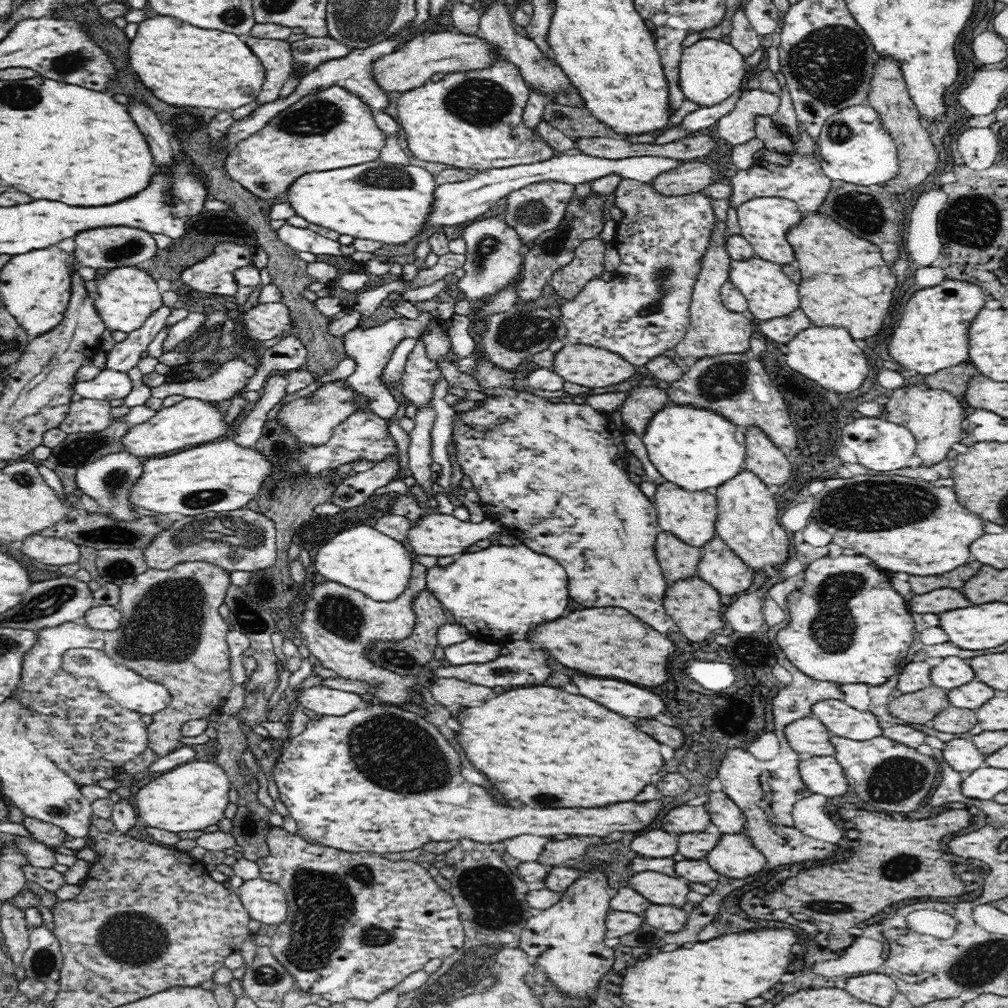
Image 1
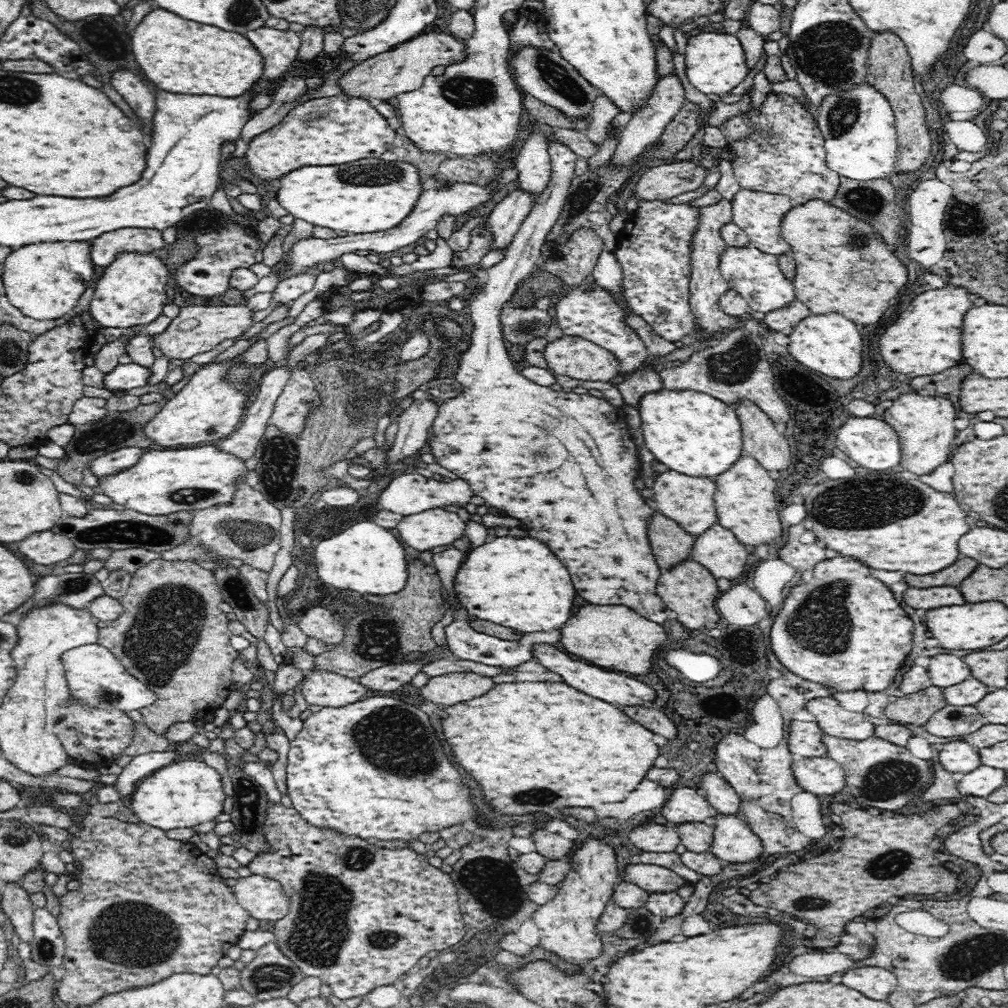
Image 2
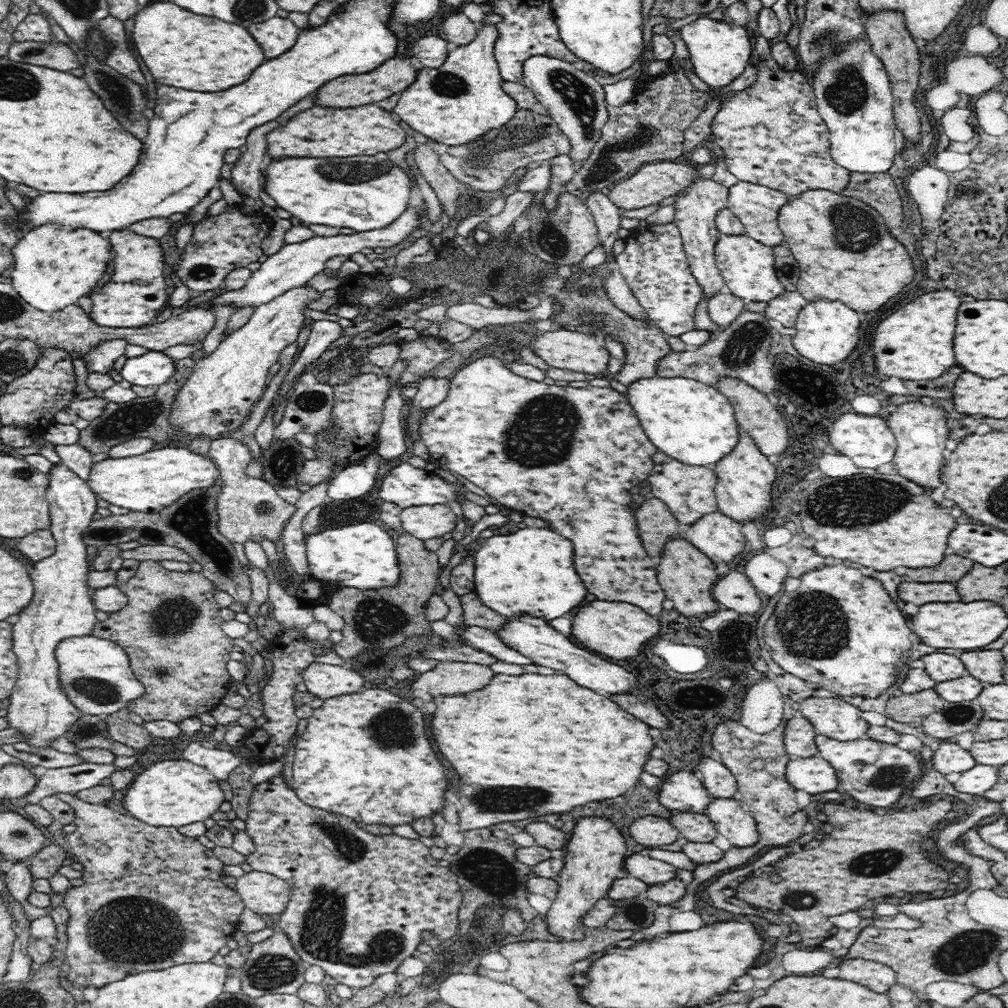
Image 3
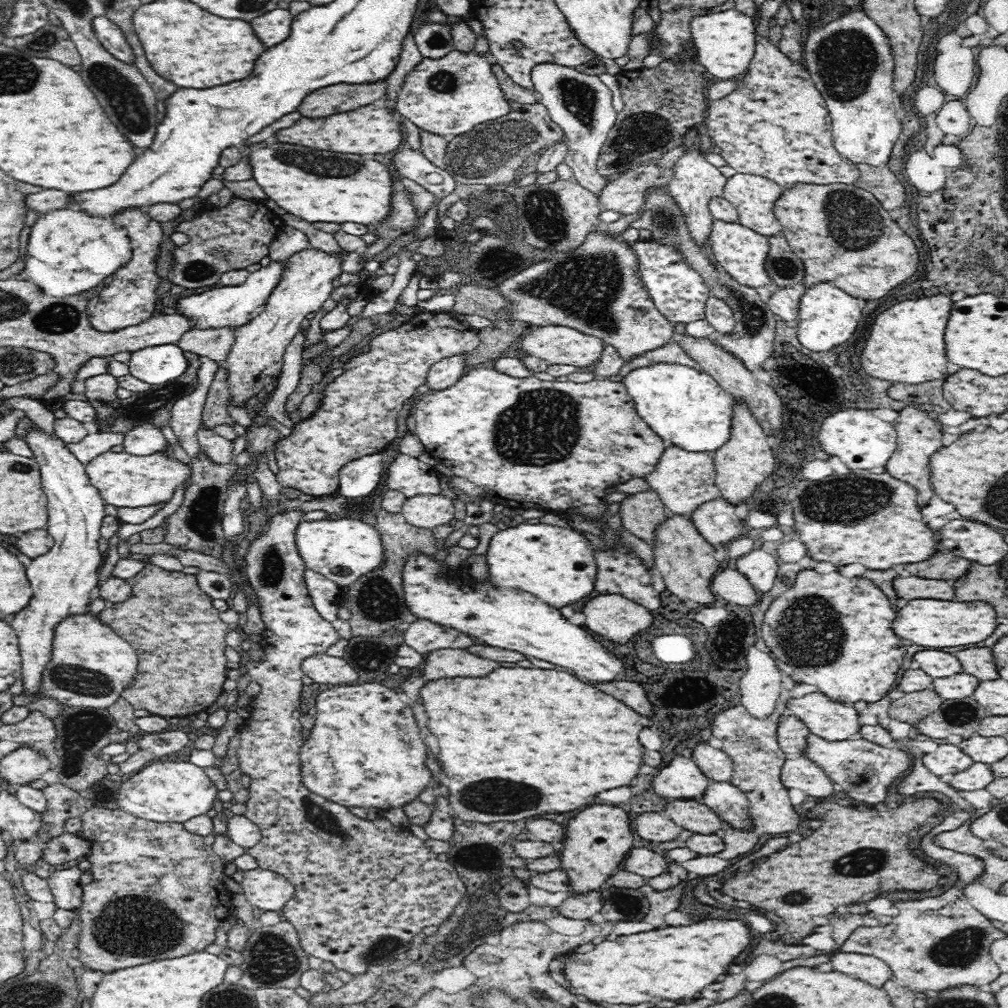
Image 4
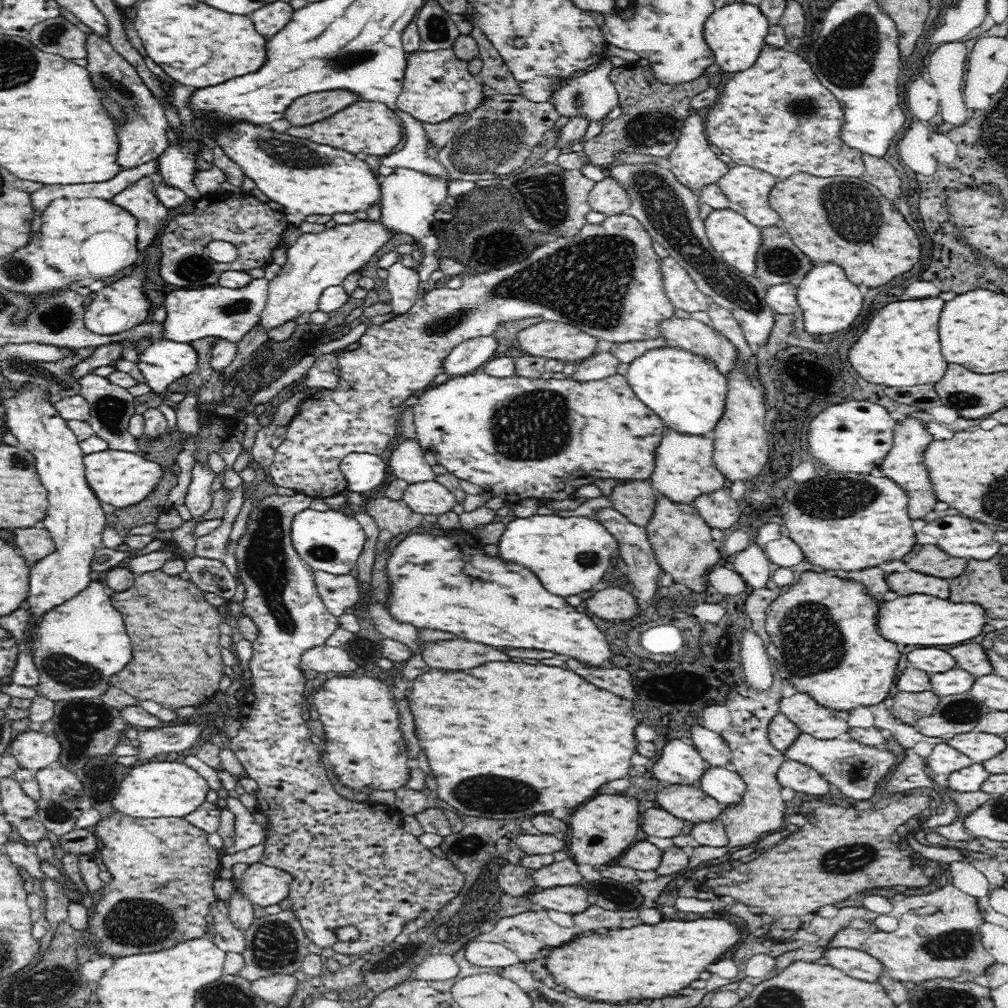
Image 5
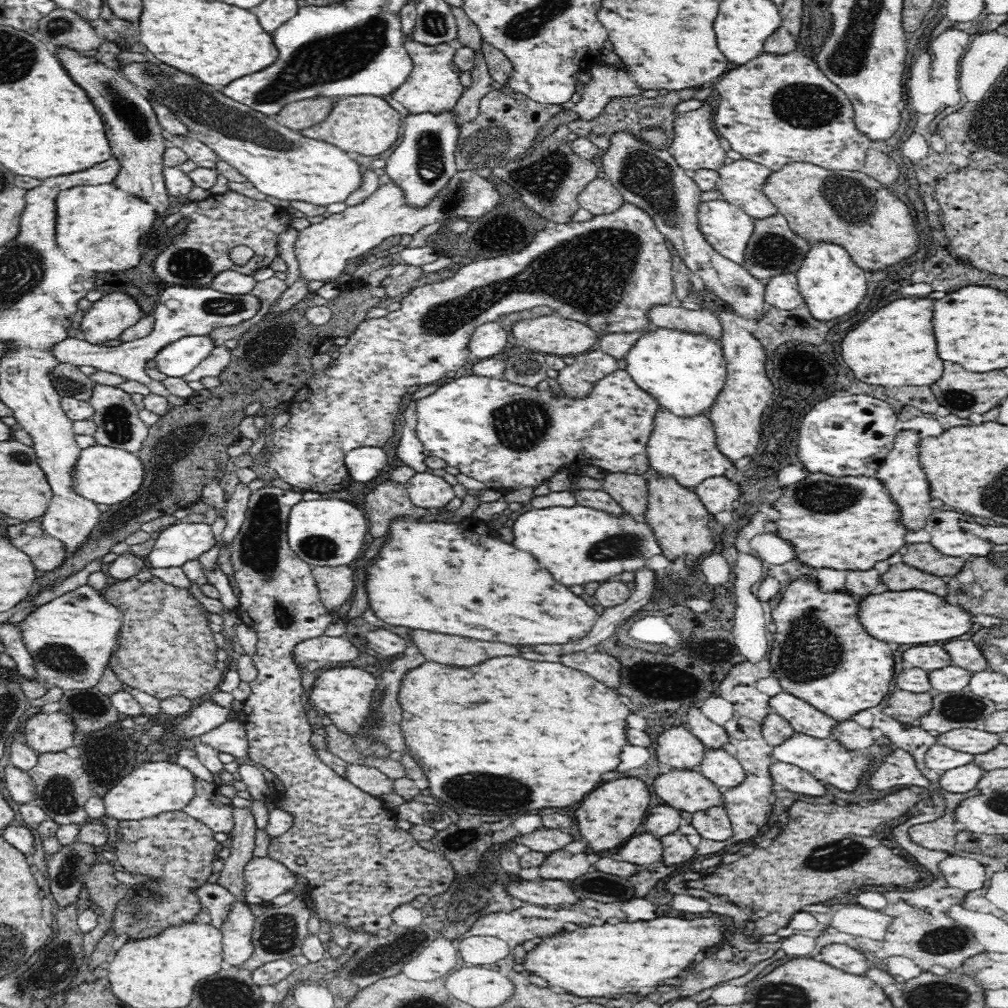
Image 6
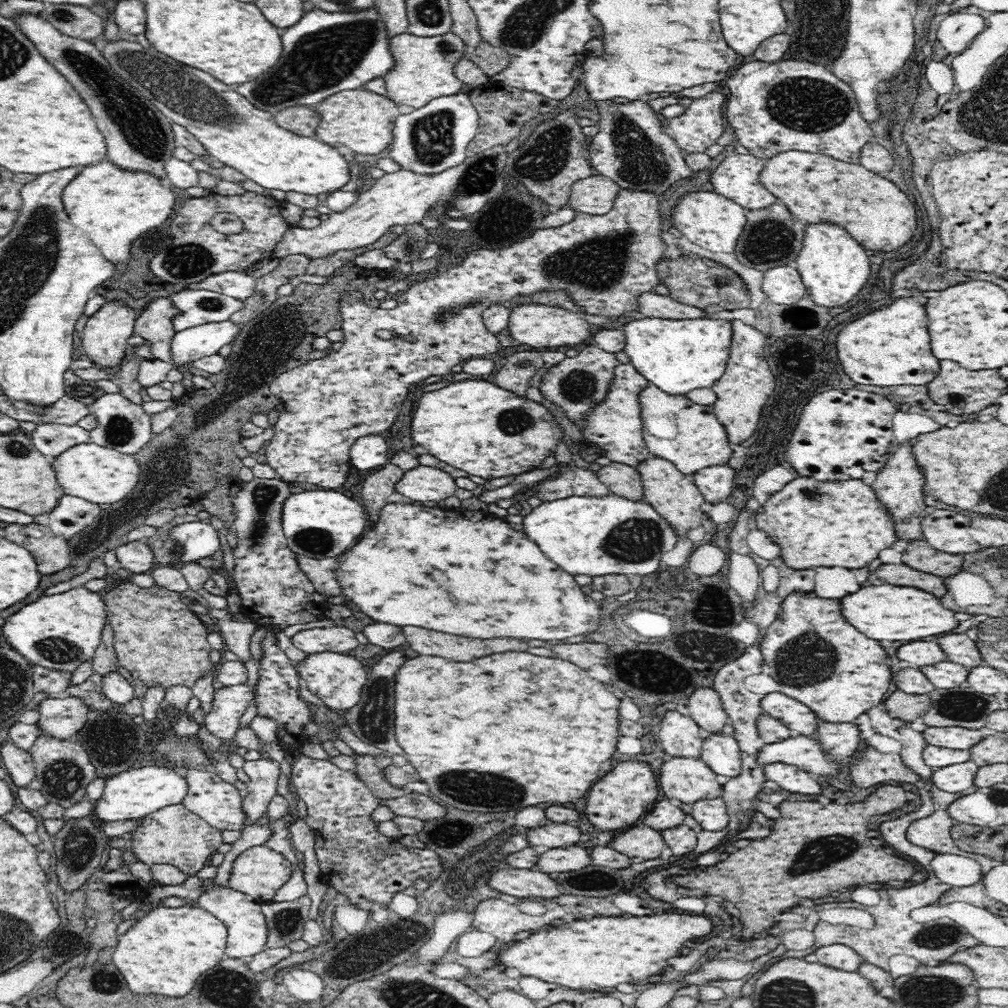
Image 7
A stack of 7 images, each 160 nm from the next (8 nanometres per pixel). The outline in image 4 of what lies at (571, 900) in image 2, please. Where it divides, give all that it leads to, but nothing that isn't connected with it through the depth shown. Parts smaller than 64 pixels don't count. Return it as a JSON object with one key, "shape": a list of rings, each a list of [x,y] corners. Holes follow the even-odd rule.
{"shape":[[[594,804],[572,817],[565,828],[564,850],[560,866],[569,878],[570,894],[598,891],[608,878],[622,867],[623,860],[632,849],[632,828],[628,814],[620,807]]]}

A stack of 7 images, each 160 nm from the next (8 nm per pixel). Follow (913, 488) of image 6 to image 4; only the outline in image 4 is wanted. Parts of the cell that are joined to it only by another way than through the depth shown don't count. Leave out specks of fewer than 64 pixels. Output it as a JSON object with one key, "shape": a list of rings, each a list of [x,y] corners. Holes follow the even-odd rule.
{"shape":[[[908,405],[899,412],[899,416],[893,422],[897,432],[897,447],[893,455],[890,456],[885,468],[886,472],[898,480],[911,484],[916,491],[916,503],[921,508],[930,502],[935,495],[935,490],[930,482],[930,456],[942,448],[942,428],[944,428],[931,412],[926,408]]]}

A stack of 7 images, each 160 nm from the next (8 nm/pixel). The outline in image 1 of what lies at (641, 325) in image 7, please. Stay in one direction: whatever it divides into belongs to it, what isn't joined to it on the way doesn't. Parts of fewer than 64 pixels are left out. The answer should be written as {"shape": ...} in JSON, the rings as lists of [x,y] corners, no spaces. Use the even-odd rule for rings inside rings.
{"shape":[[[669,403],[650,418],[641,440],[647,448],[648,460],[660,472],[661,476],[664,476],[667,481],[677,484],[680,488],[685,488],[688,492],[699,489],[713,491],[718,488],[718,485],[734,478],[738,472],[742,472],[744,469],[745,429],[734,424],[732,420],[726,420],[726,417],[721,413],[712,412],[708,408],[698,408],[697,405],[692,404]]]}

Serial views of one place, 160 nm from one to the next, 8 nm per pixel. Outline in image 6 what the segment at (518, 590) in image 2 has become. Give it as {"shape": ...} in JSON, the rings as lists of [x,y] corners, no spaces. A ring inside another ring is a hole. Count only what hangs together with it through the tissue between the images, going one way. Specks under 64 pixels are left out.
{"shape":[[[582,504],[573,507],[533,508],[514,522],[512,532],[514,532],[514,542],[511,544],[514,544],[514,548],[522,548],[530,552],[554,576],[554,580],[558,580],[558,584],[566,584],[566,586],[606,582],[624,570],[634,572],[646,569],[651,559],[663,555],[662,548],[658,545],[657,534],[648,523],[636,521],[635,516],[626,512],[620,517],[614,517],[614,514],[602,512],[601,509],[588,508]]]}

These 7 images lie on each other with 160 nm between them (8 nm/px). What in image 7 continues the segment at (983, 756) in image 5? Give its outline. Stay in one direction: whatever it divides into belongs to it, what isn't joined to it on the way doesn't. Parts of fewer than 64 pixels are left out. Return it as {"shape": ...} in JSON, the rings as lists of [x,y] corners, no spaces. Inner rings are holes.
{"shape":[[[928,726],[922,732],[922,737],[924,737],[928,745],[969,750],[972,745],[978,744],[984,738],[984,734],[982,734],[980,729],[972,730],[959,726],[948,726],[944,728]]]}

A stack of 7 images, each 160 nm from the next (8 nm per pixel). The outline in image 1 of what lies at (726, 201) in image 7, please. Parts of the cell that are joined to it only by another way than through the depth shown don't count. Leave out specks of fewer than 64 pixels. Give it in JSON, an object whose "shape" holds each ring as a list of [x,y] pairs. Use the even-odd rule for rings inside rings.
{"shape":[[[752,256],[750,260],[731,260],[729,280],[746,297],[751,317],[758,320],[772,320],[774,317],[788,316],[794,309],[800,308],[798,285],[792,282],[781,265],[761,257]]]}

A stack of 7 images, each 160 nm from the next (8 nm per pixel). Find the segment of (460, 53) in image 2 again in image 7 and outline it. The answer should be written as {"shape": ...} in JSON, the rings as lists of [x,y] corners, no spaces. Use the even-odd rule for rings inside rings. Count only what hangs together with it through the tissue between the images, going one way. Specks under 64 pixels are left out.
{"shape":[[[298,106],[286,108],[274,115],[278,126],[297,134],[314,138],[321,118],[314,107]]]}

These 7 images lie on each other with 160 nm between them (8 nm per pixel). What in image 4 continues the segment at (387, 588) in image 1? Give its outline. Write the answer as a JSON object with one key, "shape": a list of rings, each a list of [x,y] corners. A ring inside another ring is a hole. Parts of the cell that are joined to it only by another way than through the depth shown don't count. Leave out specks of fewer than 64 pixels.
{"shape":[[[358,518],[340,520],[318,520],[300,522],[295,531],[298,553],[306,563],[306,568],[332,580],[342,588],[351,587],[370,570],[376,570],[385,561],[385,551],[381,535],[376,526]]]}

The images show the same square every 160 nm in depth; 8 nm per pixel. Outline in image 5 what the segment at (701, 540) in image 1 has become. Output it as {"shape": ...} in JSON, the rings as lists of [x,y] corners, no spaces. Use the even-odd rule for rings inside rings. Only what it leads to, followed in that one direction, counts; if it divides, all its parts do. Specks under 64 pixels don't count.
{"shape":[[[665,428],[658,448],[654,450],[654,470],[649,480],[658,495],[668,496],[669,500],[693,504],[700,494],[710,494],[726,486],[726,478],[713,461],[712,436],[696,436]]]}

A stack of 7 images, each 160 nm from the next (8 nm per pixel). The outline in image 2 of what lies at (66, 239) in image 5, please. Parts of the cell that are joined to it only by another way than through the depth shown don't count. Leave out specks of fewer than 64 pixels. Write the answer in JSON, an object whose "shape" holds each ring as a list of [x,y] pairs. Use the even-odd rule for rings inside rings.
{"shape":[[[36,241],[13,249],[6,257],[2,280],[10,304],[34,320],[55,320],[71,314],[94,276],[92,242]]]}

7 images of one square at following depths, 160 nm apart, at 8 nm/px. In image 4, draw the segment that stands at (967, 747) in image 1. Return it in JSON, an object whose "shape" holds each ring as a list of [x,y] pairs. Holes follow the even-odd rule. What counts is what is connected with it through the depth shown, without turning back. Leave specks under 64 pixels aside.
{"shape":[[[950,743],[938,745],[934,752],[923,755],[925,767],[936,776],[956,774],[972,766],[973,758]]]}

